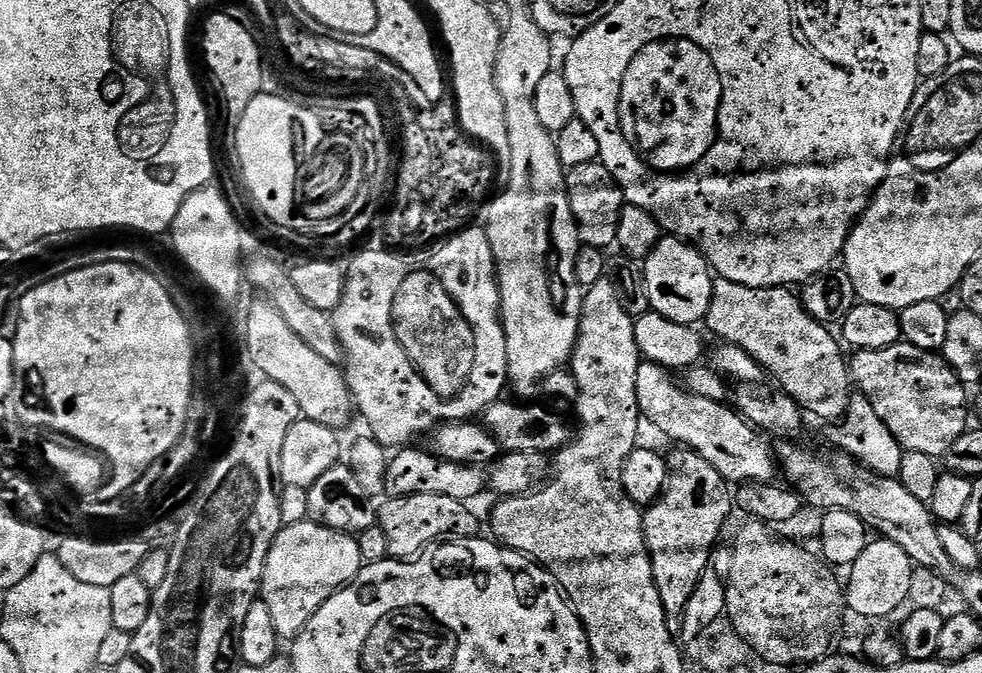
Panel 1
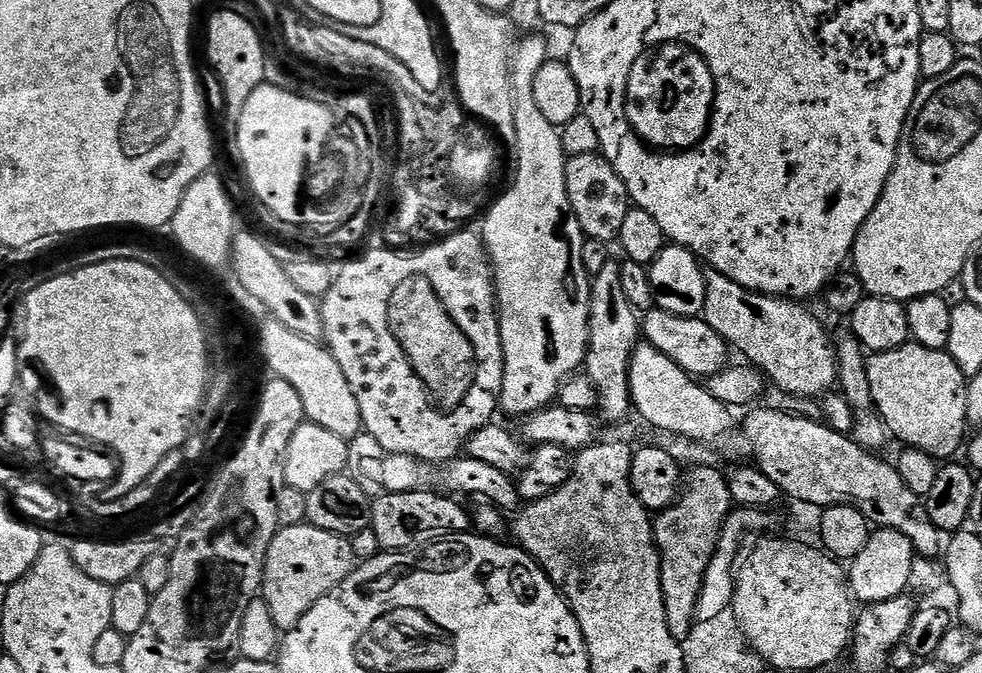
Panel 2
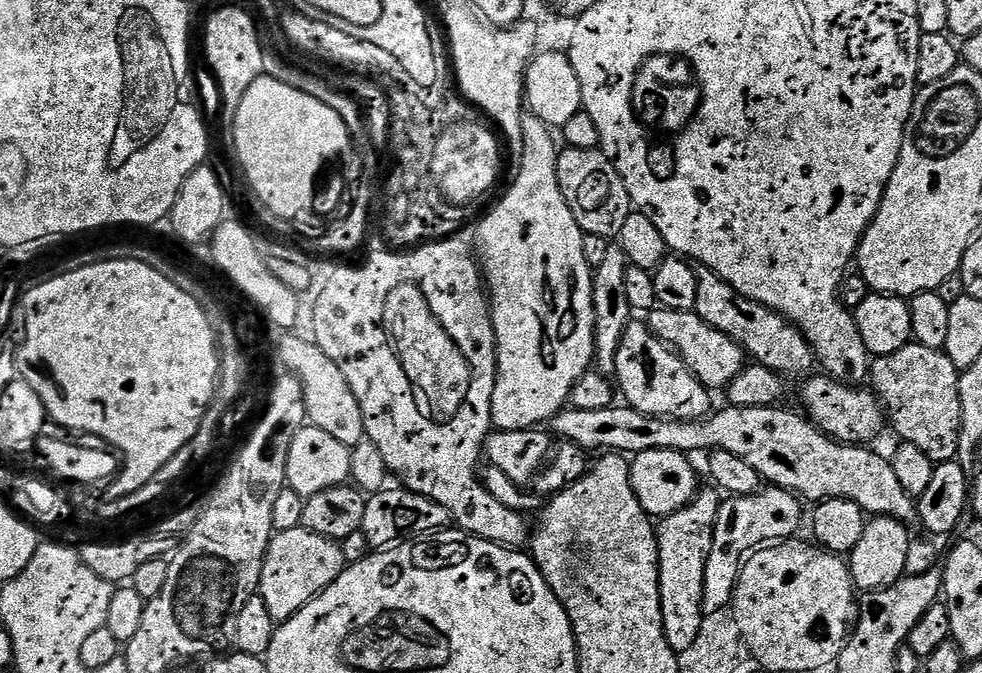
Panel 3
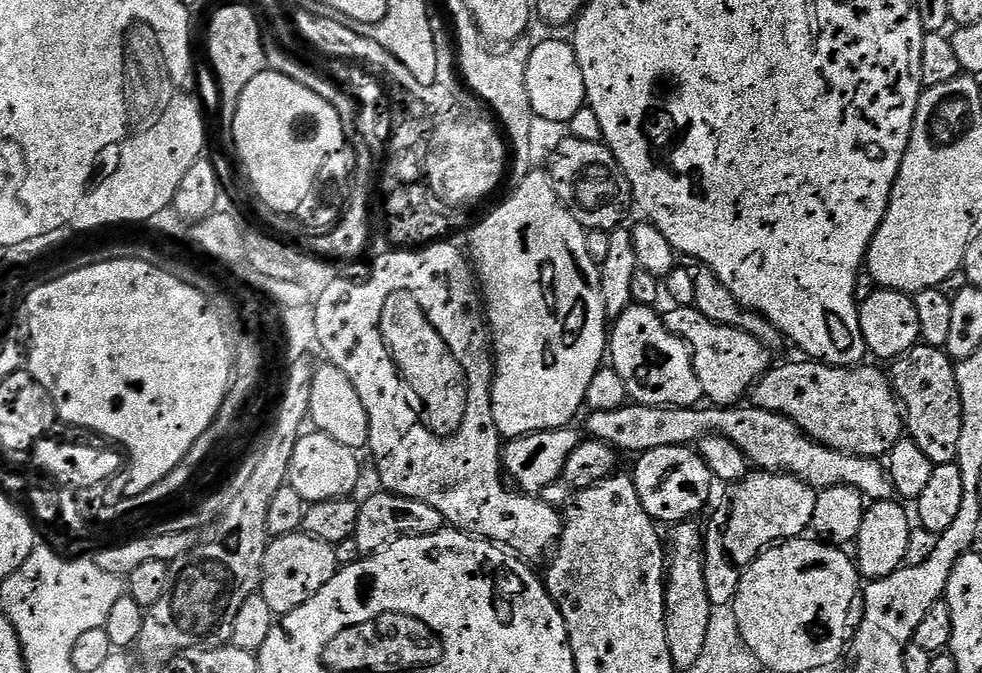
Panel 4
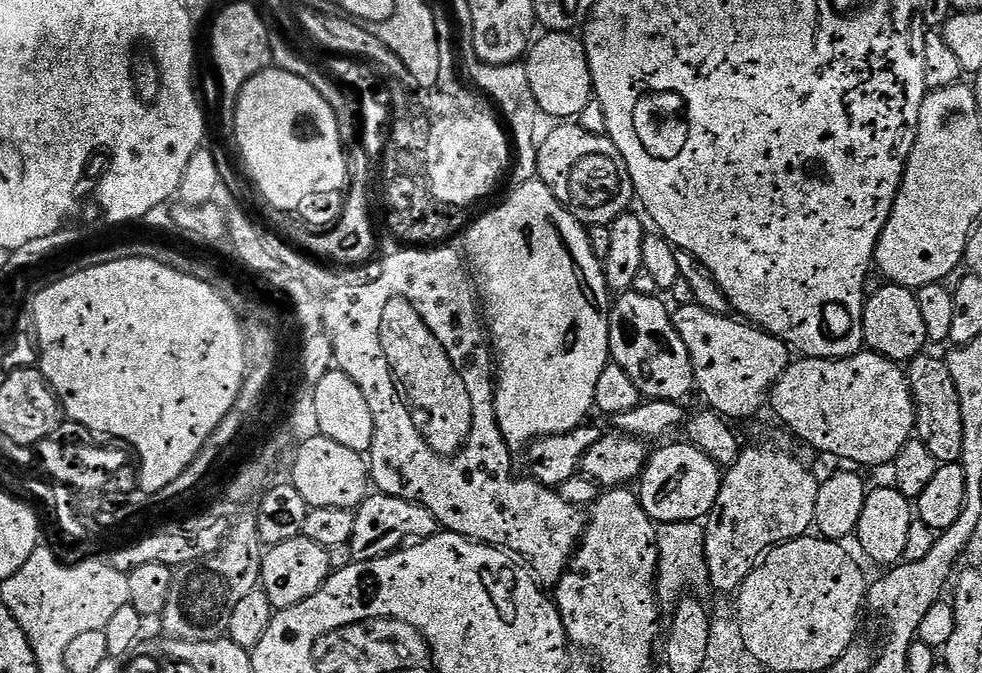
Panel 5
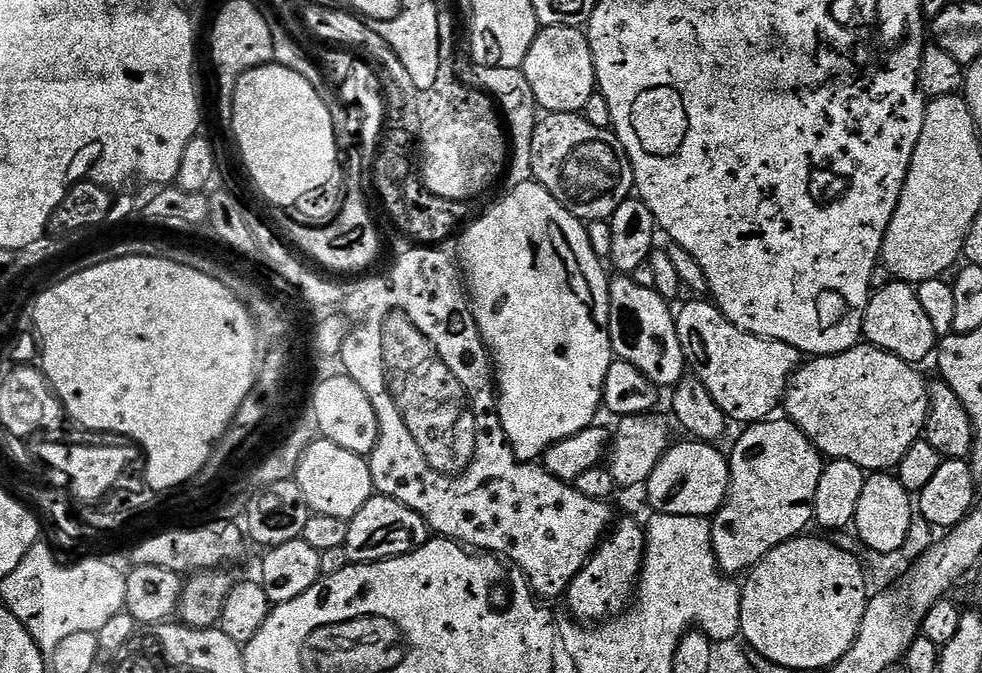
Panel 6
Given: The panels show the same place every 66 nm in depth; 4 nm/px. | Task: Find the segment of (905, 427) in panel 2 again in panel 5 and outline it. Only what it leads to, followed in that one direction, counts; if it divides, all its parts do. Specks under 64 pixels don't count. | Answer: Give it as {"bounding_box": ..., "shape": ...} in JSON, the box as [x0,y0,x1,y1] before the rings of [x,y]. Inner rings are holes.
{"bounding_box":[907,354,962,464],"shape":[[[921,354],[907,365],[908,387],[916,404],[915,435],[934,454],[941,464],[958,464],[962,454],[962,410],[956,389],[952,387],[950,370],[943,359],[935,360],[929,354]]]}

